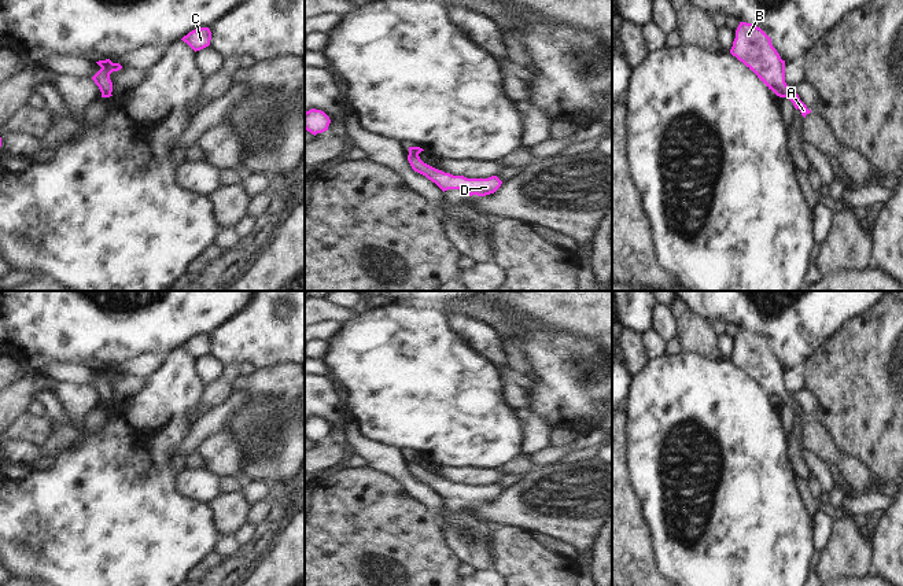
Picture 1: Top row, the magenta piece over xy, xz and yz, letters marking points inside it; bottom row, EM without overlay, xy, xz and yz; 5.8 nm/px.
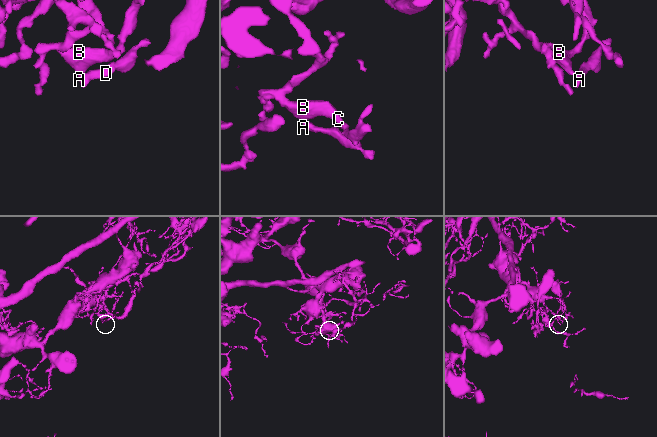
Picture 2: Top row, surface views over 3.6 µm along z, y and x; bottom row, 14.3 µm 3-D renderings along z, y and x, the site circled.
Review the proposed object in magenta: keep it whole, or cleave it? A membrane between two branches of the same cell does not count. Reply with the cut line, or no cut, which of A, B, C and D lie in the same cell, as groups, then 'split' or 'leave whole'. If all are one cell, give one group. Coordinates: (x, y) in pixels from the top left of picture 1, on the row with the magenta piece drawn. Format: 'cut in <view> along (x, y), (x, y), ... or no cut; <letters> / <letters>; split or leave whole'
no cut; A B C D; leave whole

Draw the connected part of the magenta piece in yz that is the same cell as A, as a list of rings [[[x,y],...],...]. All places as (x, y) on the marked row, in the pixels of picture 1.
[[[740,22],[730,54],[752,70],[777,96],[789,99],[806,118],[811,110],[785,82],[785,60],[771,44],[771,38],[756,25]]]

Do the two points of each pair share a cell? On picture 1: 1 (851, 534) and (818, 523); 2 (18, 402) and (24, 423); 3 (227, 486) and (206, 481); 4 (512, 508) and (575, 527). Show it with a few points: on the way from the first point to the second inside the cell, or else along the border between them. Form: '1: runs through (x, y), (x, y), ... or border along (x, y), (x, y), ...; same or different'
1: border along (835, 520), (828, 545), (821, 553); different
2: border along (24, 412), (14, 420); different
3: border along (221, 479), (220, 493); different
4: runs through (527, 509), (544, 518), (560, 519); same

